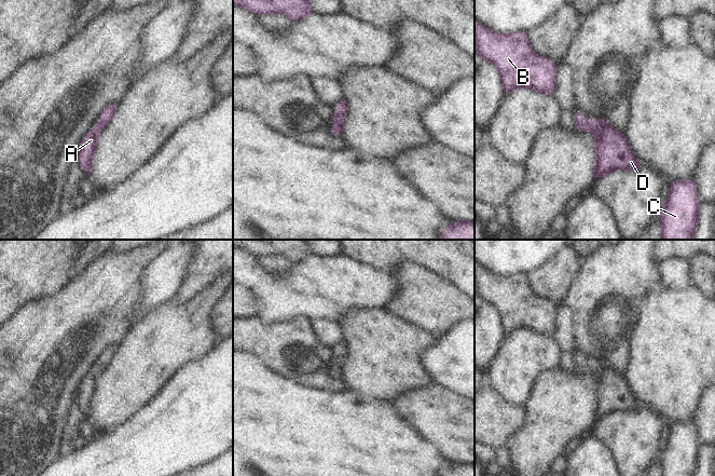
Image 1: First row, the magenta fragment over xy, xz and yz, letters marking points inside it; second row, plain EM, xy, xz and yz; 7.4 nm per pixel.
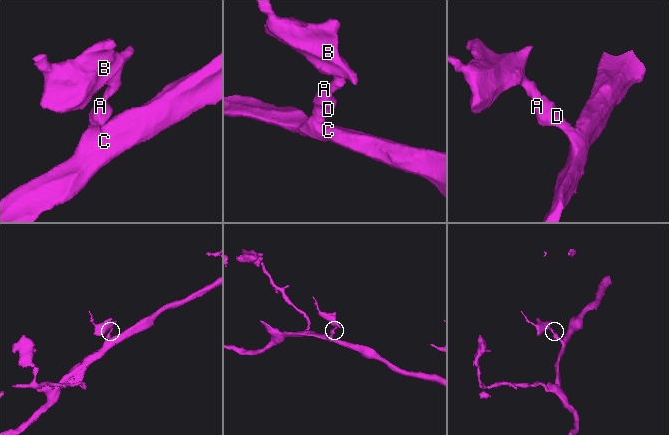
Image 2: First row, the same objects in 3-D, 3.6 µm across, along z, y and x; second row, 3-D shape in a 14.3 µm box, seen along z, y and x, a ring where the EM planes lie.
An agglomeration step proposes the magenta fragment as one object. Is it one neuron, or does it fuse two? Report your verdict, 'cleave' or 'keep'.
keep

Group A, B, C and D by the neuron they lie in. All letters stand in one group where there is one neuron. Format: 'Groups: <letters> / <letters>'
Groups: A B C D

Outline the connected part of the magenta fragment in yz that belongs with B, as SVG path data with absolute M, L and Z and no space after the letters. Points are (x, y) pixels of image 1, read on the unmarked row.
M475 261L475 281L477 296L497 309L505 338L517 329L552 338L559 312L553 301L532 293L526 274L497 275Z

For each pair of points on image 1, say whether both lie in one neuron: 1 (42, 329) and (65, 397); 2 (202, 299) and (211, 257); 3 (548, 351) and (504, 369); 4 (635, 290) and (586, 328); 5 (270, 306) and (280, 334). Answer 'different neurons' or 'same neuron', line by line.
1: same neuron
2: different neurons
3: same neuron
4: same neuron
5: different neurons

